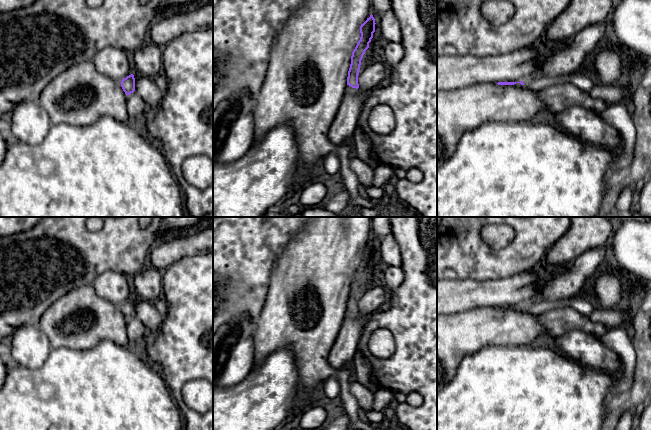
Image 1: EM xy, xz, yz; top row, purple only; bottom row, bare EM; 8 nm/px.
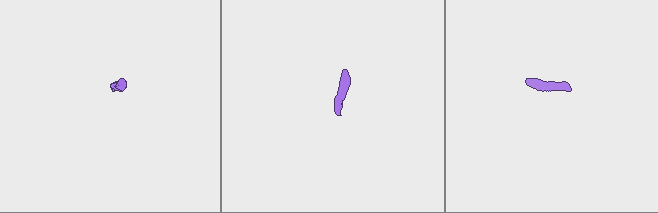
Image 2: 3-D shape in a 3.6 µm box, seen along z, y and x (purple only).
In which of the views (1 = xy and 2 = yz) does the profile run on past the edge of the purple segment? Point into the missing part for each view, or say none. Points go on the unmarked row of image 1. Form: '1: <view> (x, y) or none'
1: none
2: none

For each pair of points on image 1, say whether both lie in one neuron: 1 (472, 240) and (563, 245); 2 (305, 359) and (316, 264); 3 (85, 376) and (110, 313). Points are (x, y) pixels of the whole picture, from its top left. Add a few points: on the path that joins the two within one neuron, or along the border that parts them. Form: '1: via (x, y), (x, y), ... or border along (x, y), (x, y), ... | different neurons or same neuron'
1: border along (569, 227), (544, 255) | different neurons
2: via (310, 335), (324, 315), (324, 306), (317, 288) | same neuron
3: border along (121, 345), (101, 340), (93, 347), (75, 349) | different neurons

